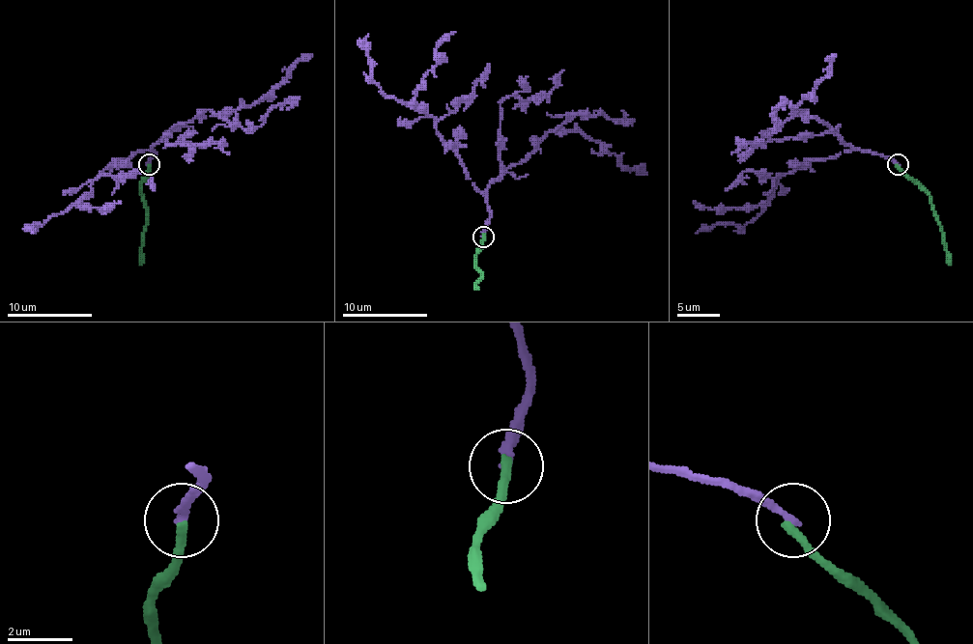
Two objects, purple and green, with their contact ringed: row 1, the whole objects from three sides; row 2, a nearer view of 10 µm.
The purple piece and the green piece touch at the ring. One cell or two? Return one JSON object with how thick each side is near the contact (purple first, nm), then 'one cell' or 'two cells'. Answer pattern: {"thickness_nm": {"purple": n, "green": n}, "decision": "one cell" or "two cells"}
{"thickness_nm": {"purple": 280, "green": 280}, "decision": "two cells"}

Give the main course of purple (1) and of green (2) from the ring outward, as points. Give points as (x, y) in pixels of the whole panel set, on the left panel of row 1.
1: (148, 164), (155, 154), (150, 150), (116, 158), (88, 192), (45, 222), (33, 224), (33, 233)
2: (148, 164), (148, 178), (142, 183), (146, 224), (139, 265)

